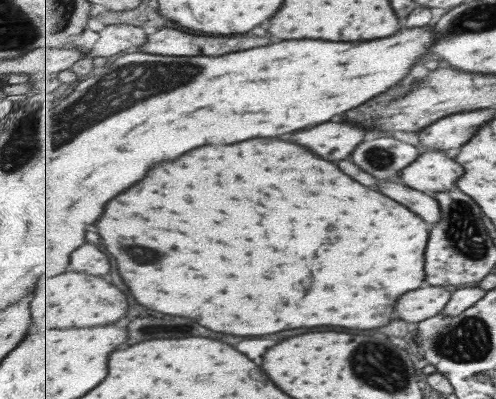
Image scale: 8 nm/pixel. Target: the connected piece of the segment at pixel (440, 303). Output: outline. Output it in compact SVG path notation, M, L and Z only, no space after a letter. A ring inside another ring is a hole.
M429 286L419 288L419 292L411 292L411 296L403 298L399 304L399 316L408 323L419 323L443 313L453 292L444 287Z

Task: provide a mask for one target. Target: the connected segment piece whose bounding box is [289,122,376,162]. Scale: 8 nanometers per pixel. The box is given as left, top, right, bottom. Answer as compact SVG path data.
M327 122L317 128L311 128L311 130L295 132L293 138L289 138L289 140L299 146L305 146L309 152L323 156L325 160L337 162L337 160L349 158L355 152L357 144L372 137L373 132L376 131L371 130L371 134L367 134L367 130L345 124L345 122Z

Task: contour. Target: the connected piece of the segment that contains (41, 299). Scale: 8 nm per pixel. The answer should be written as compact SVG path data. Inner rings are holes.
M67 272L51 280L42 277L33 286L33 298L29 303L31 322L40 328L71 328L71 326L109 326L129 314L127 294L99 276L85 272Z

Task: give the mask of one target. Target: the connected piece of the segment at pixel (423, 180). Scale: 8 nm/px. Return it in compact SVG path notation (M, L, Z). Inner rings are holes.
M443 150L423 152L414 163L402 172L403 183L423 192L447 192L465 174L463 164Z

